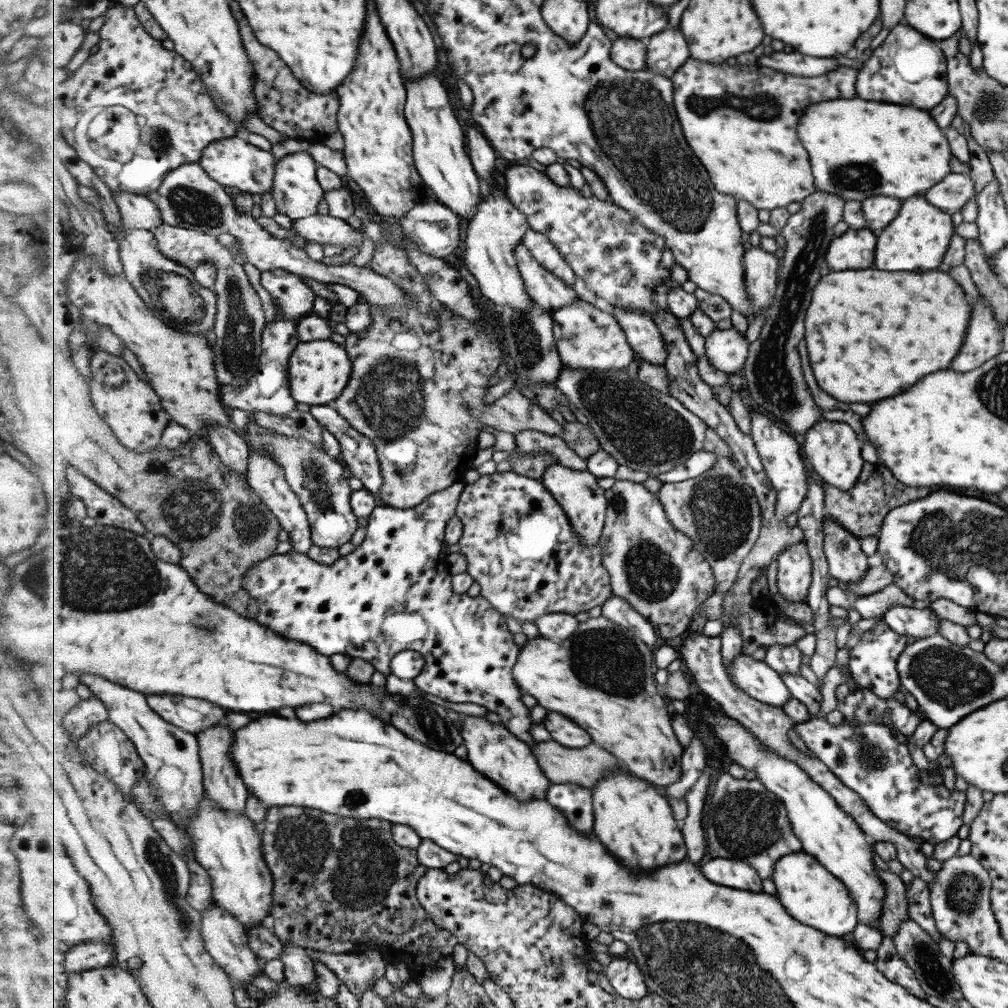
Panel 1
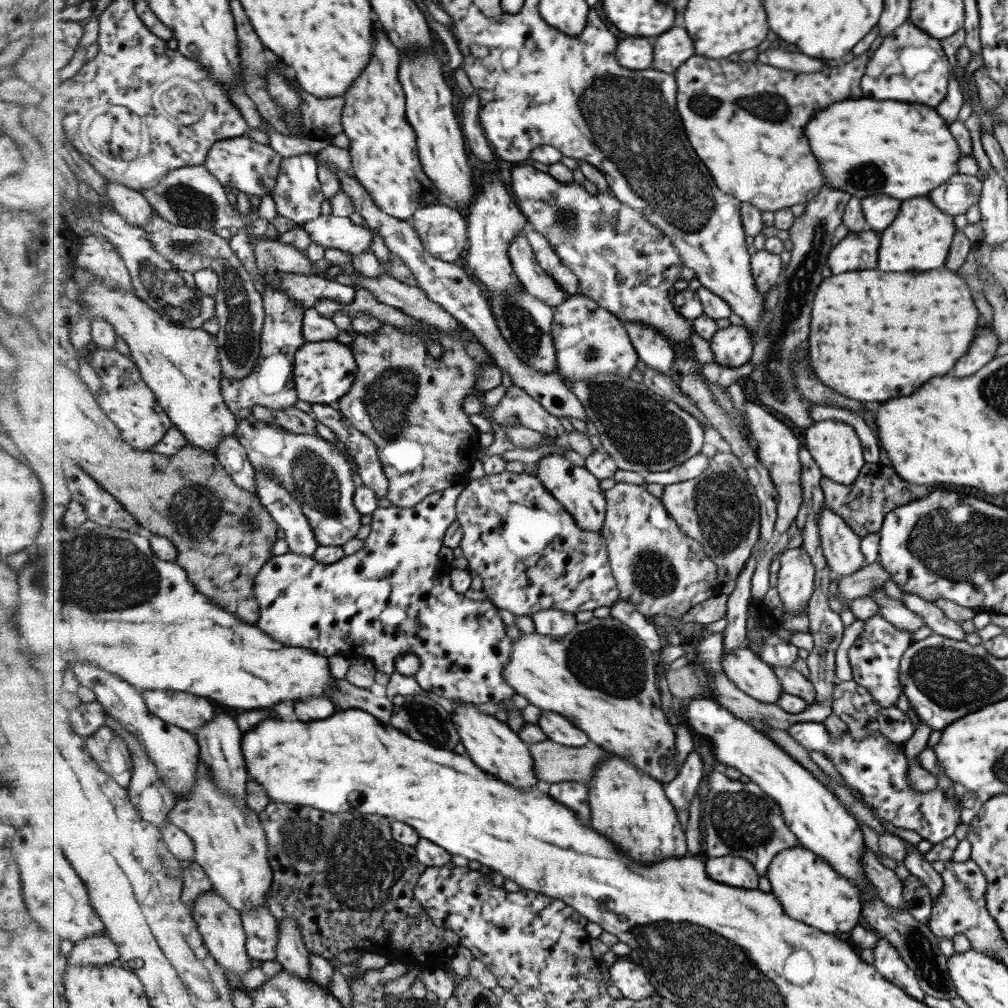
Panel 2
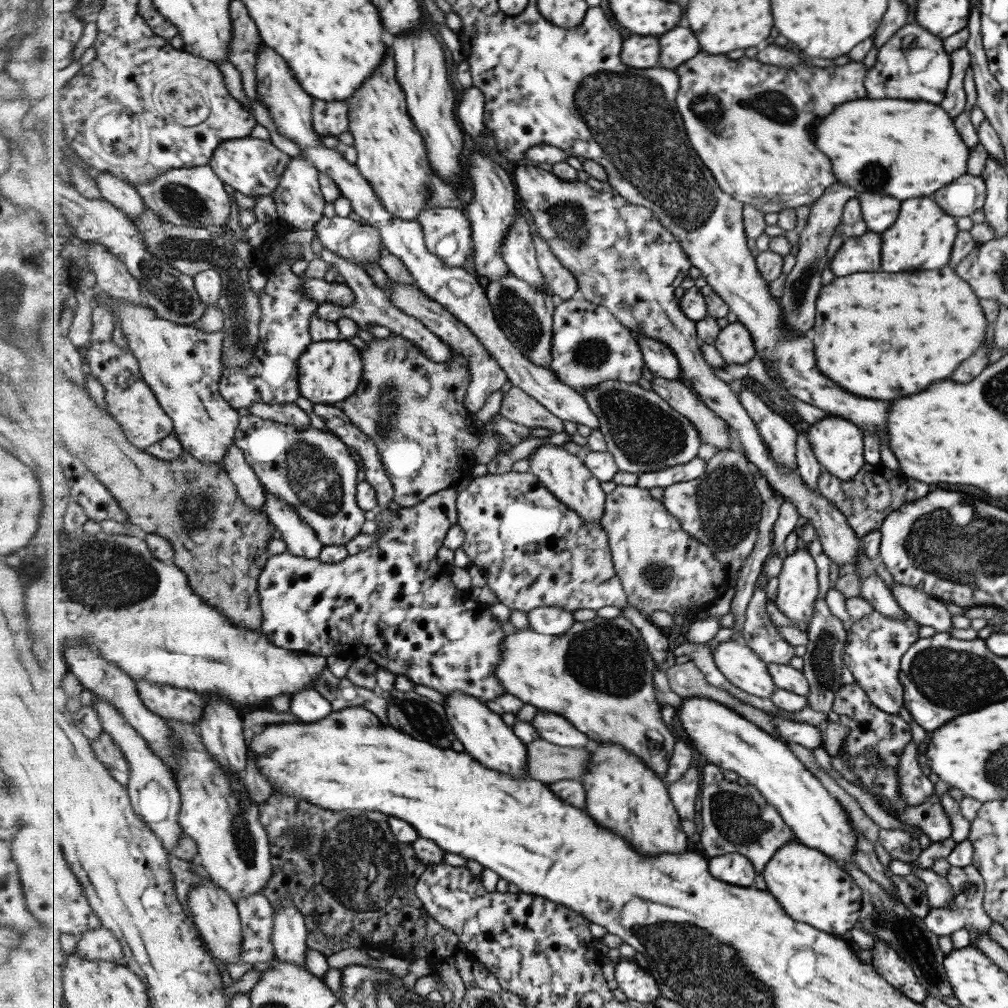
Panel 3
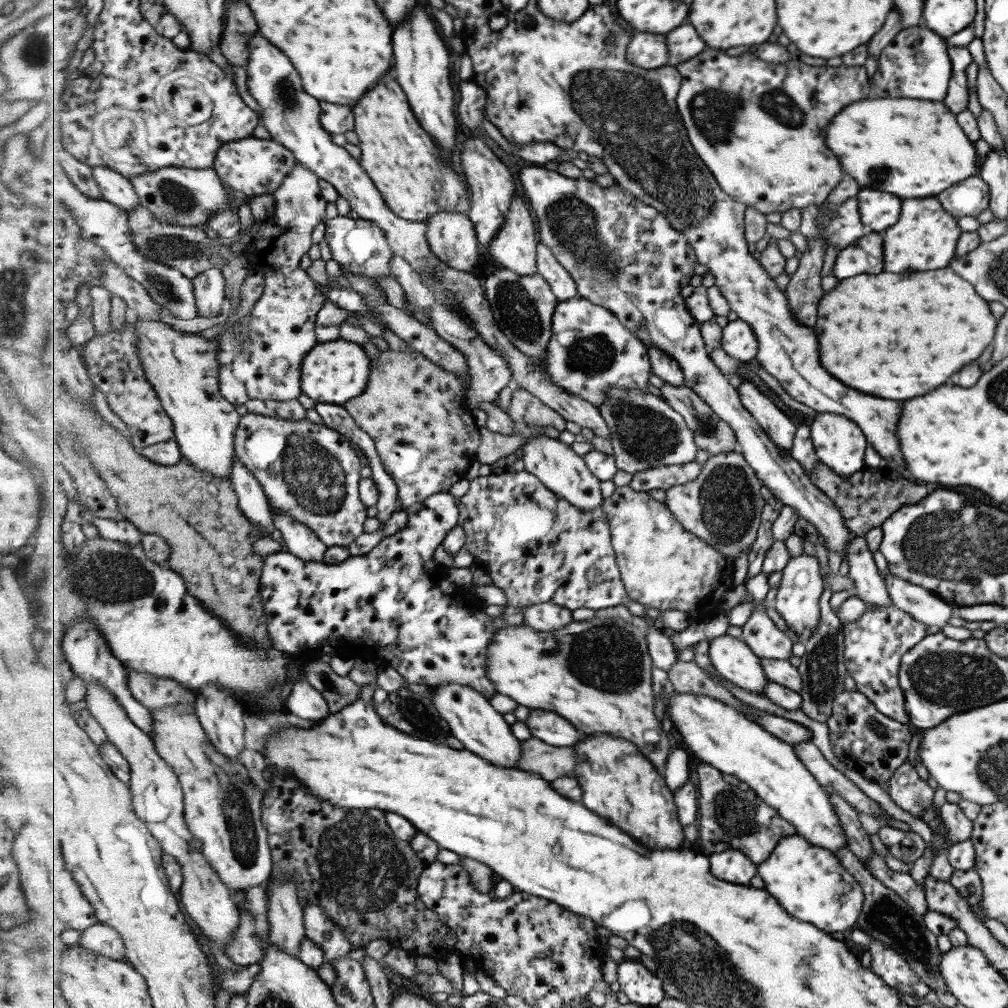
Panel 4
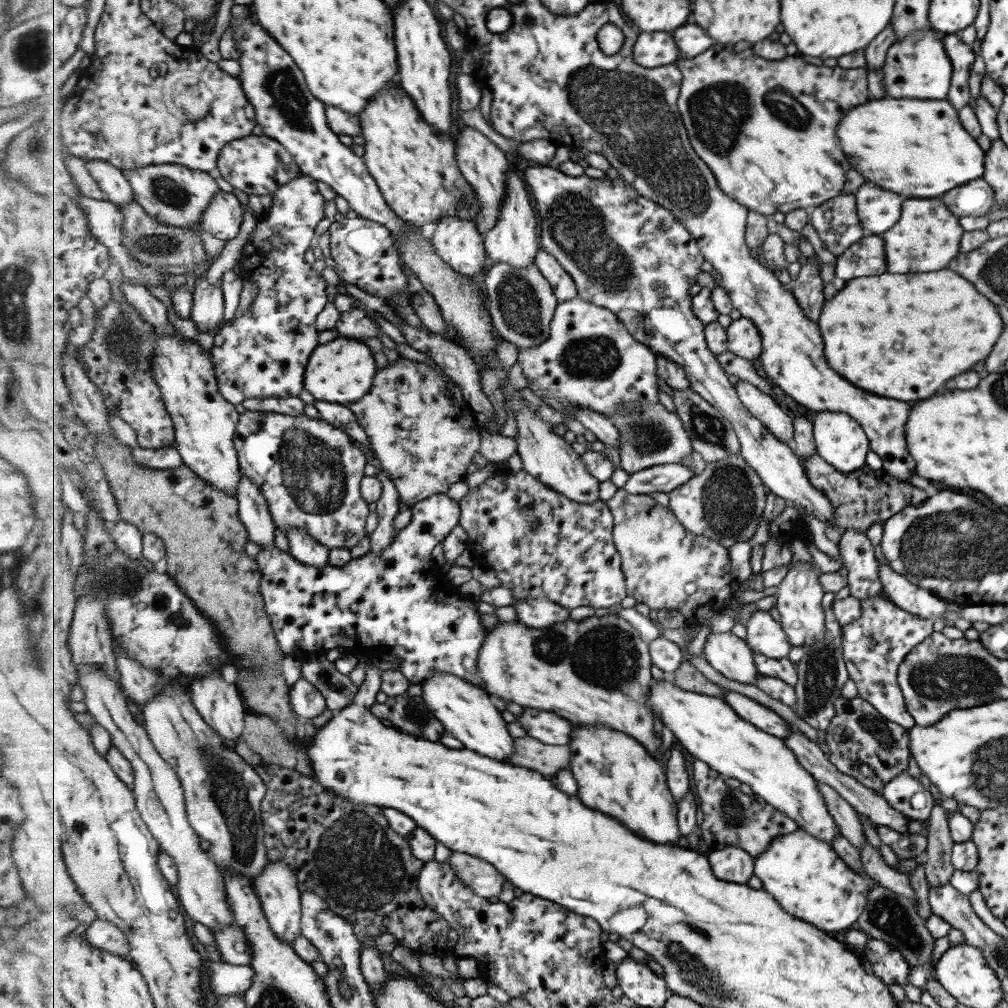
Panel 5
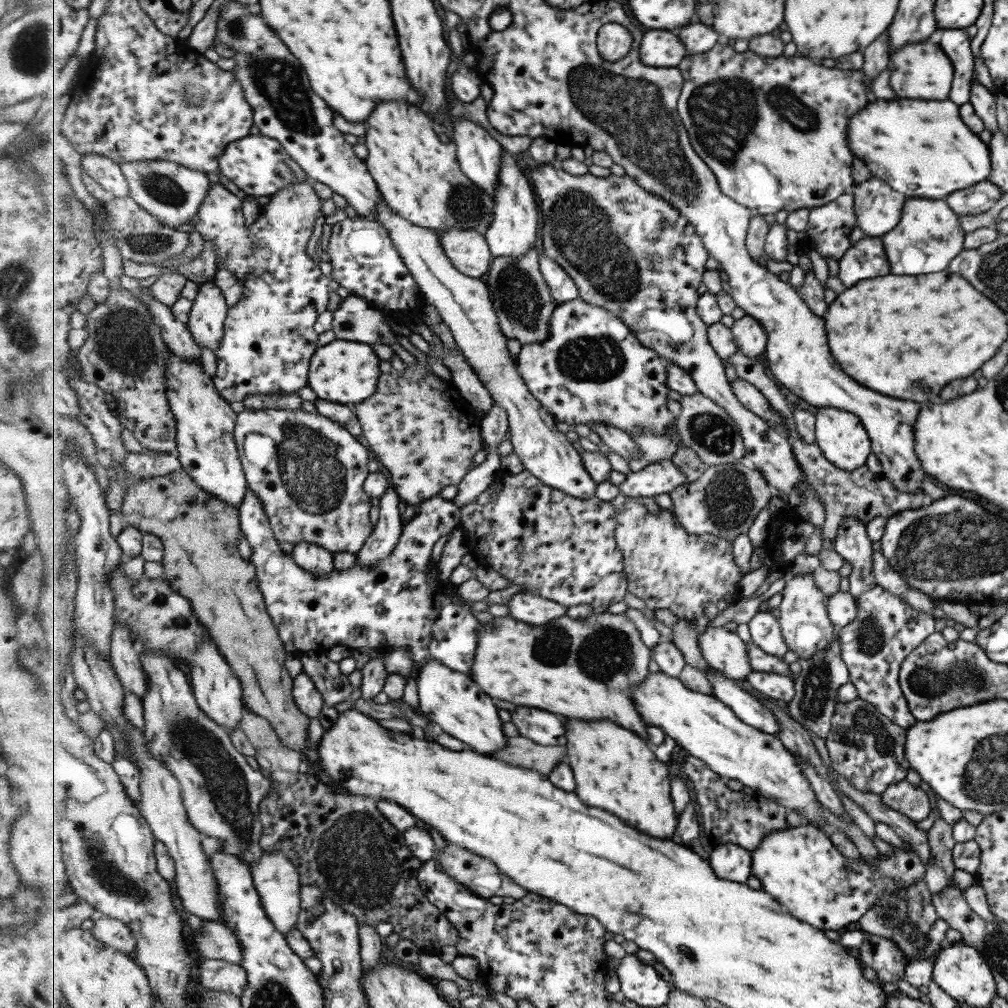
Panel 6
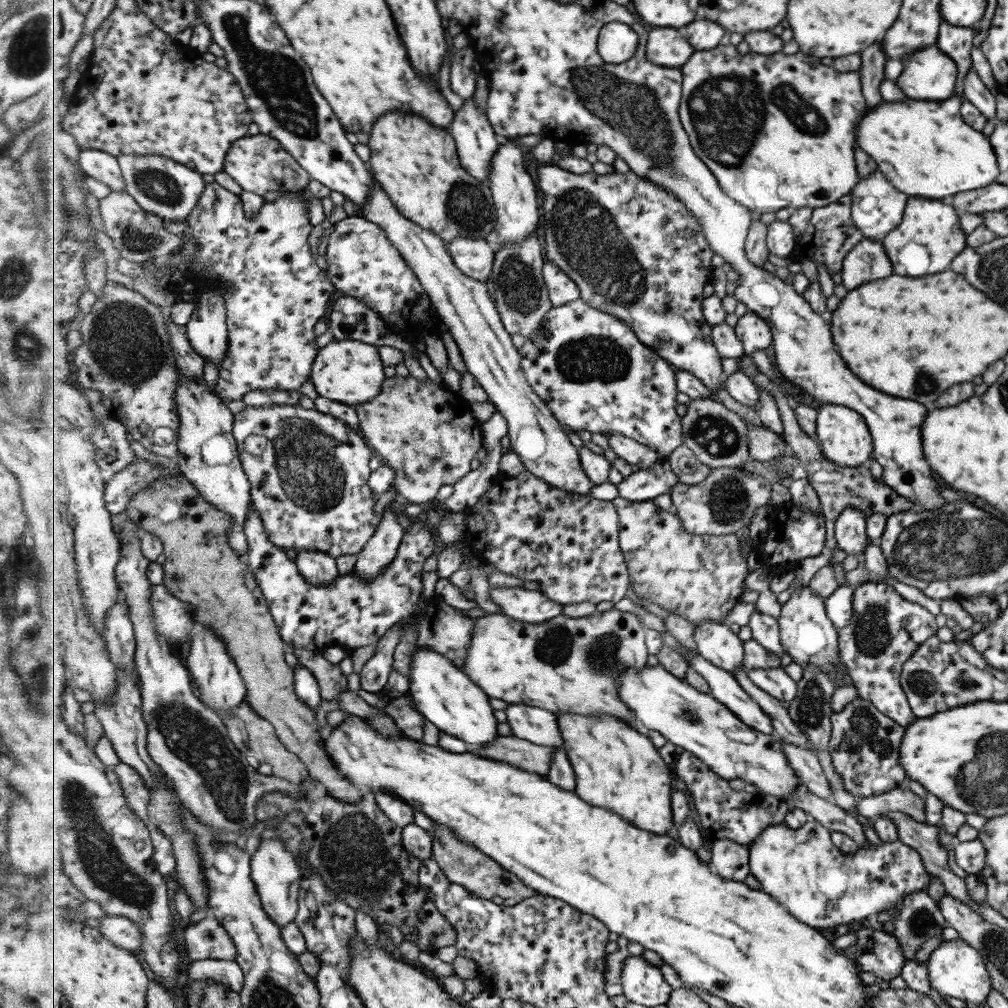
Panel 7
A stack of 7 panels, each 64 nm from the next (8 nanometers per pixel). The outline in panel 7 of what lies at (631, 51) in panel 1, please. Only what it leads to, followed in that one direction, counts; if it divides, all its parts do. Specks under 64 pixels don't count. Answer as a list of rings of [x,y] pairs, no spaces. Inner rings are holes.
[[[657,27],[651,30],[646,57],[659,66],[682,67],[696,51],[677,28]]]

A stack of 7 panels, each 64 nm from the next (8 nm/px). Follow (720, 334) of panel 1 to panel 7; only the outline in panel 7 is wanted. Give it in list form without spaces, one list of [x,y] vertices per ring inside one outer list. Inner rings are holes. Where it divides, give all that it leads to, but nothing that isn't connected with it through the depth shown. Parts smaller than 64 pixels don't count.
[[[754,312],[745,313],[735,326],[735,331],[745,346],[746,355],[752,356],[753,353],[766,350],[773,345],[774,335],[769,321]]]

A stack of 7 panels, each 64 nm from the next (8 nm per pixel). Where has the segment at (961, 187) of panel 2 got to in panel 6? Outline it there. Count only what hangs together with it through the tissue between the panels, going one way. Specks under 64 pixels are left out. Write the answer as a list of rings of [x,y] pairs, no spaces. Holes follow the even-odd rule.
[[[982,180],[973,186],[954,190],[943,199],[956,215],[971,214],[975,216],[989,210],[1002,194],[1003,192],[991,181]]]

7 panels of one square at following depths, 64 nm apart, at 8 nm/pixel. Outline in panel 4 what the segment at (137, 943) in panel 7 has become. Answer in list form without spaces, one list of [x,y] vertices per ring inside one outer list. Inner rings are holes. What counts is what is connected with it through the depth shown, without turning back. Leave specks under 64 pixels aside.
[[[99,922],[76,935],[85,949],[109,959],[124,960],[127,954],[122,934],[113,926]]]

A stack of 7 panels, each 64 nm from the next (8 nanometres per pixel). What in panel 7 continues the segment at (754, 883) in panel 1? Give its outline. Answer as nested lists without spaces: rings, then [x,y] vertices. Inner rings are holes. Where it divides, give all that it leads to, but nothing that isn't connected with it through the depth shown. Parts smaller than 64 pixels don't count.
[[[722,839],[713,842],[710,868],[723,879],[745,882],[751,874],[749,850],[745,845]]]

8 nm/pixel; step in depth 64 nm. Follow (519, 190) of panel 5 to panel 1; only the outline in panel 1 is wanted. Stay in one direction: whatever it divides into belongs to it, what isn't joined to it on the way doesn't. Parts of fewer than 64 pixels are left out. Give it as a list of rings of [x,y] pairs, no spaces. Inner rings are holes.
[[[523,242],[516,248],[516,257],[526,280],[527,292],[536,304],[554,312],[580,300],[574,287],[543,268]]]

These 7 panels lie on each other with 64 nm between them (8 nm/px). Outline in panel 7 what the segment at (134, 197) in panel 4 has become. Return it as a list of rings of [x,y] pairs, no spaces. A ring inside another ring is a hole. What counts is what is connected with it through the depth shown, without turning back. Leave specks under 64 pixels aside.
[[[102,150],[75,151],[76,159],[83,172],[89,176],[104,182],[112,192],[126,190],[126,182],[120,167],[118,157]]]

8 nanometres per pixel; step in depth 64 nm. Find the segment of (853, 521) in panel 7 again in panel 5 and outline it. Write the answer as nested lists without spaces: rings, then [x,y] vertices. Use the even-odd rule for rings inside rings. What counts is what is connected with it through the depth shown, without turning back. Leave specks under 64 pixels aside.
[[[852,528],[841,529],[836,543],[841,555],[841,565],[847,569],[845,578],[850,592],[848,596],[861,602],[869,596],[882,593],[874,547],[865,533]]]

